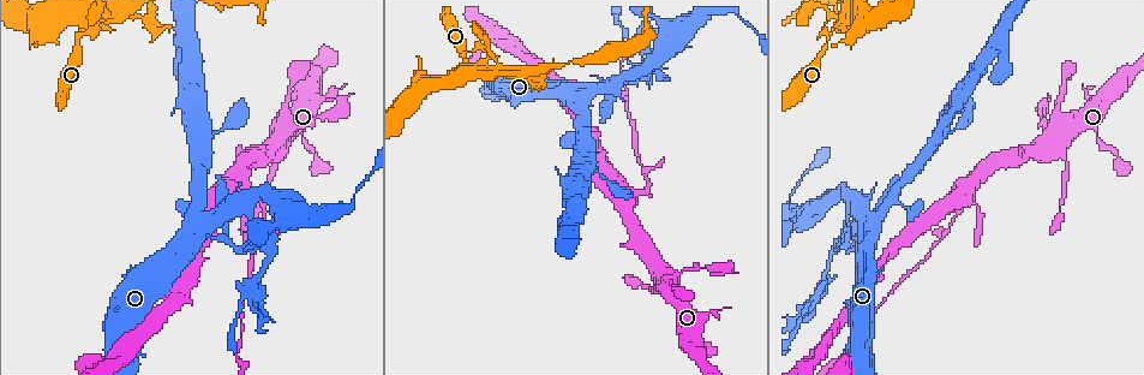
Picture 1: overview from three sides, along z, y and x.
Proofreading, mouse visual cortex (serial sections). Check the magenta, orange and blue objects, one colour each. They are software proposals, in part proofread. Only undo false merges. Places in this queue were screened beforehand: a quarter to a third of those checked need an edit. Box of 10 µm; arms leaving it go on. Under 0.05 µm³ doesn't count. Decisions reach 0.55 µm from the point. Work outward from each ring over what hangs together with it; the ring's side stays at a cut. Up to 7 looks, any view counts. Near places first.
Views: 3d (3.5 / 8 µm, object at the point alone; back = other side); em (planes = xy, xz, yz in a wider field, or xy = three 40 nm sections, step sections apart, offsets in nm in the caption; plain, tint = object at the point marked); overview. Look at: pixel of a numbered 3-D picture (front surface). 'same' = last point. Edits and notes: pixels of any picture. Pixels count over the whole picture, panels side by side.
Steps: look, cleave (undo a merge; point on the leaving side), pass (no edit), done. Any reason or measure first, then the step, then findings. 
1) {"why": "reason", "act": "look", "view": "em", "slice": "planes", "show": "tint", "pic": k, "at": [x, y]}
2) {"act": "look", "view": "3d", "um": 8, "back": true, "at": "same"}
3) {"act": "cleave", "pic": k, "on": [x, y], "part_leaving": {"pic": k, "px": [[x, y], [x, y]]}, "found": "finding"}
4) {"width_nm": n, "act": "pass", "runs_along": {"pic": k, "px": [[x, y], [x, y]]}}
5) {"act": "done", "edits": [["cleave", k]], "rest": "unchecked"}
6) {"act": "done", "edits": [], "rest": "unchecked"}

{"why": "four or more arms meet", "act": "look", "view": "3d", "um": 3.5, "back": true, "pic": 1, "at": [674, 277]}

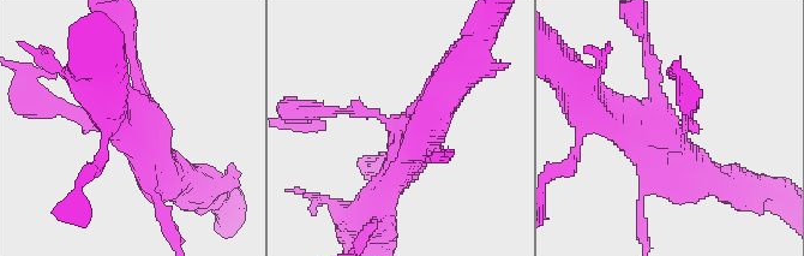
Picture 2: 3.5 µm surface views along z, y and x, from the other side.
{"act": "look", "view": "em", "slice": "xy", "step": 5, "show": "tint", "pic": 2, "at": [401, 133]}

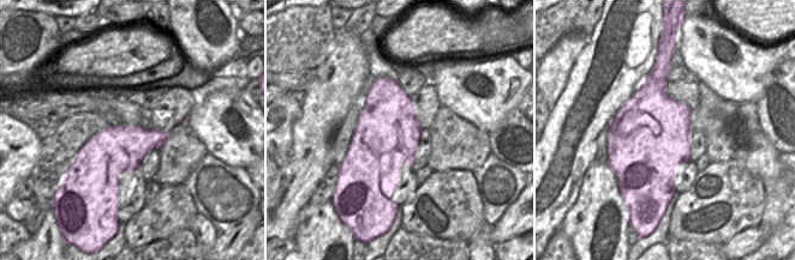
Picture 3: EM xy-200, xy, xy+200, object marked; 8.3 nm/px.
{"act": "pass", "runs_along": {"pic": 2, "px": [[377, 206], [448, 91]]}, "found": "one cell here"}

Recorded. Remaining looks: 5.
{"why": "sharp bend", "act": "look", "view": "3d", "um": 8, "pic": 1, "at": [845, 230]}

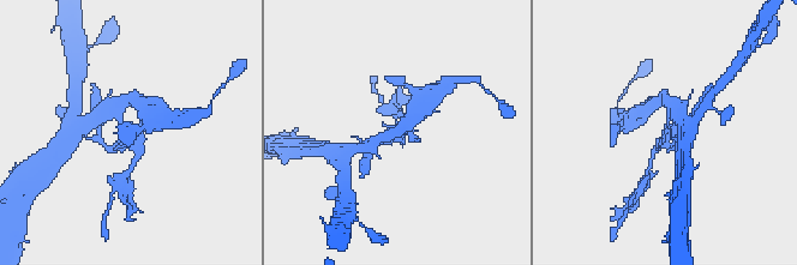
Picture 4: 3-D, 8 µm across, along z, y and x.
{"why": "zoom in", "act": "look", "view": "3d", "um": 3.5, "at": "same"}

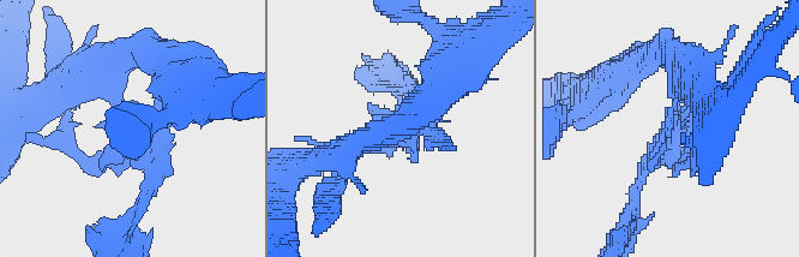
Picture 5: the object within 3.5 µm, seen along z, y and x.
{"act": "look", "view": "em", "slice": "planes", "show": "tint", "pic": 5, "at": [668, 124]}

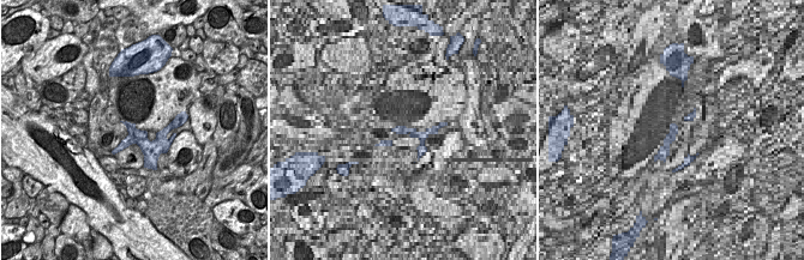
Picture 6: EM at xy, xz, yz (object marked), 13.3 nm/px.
{"act": "cleave", "pic": 5, "on": [676, 142], "part_leaving": {"pic": 5, "px": [[676, 106], [660, 161], [638, 183], [632, 202]]}, "found": "two cells meet here"}

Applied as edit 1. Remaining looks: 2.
{"why": "see it whole again", "act": "look", "view": "overview"}

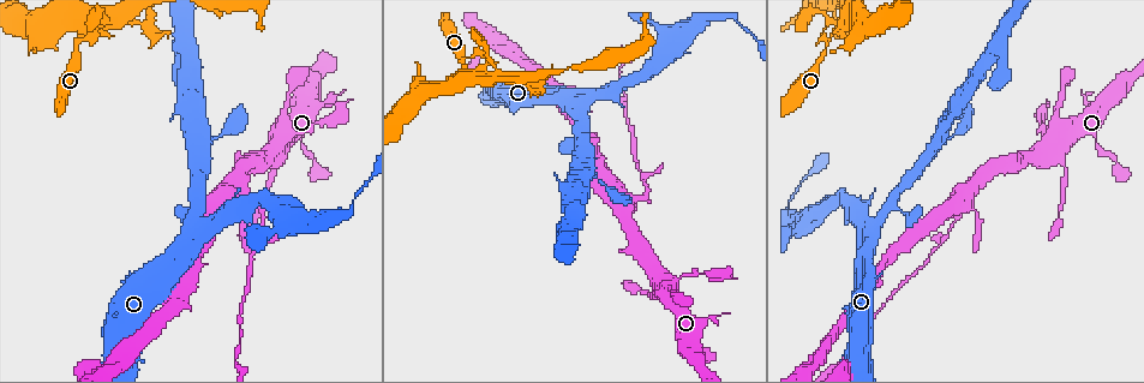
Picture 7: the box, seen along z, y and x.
{"why": "calibre changes", "act": "look", "view": "3d", "um": 3.5, "pic": 7, "at": [318, 219]}

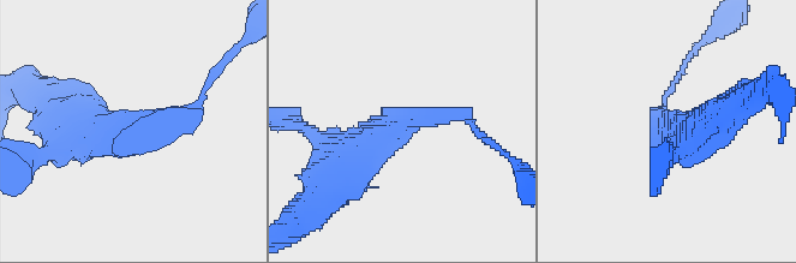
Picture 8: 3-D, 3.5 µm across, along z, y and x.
{"act": "pass", "runs_along": {"pic": 8, "px": [[339, 175], [410, 120], [468, 120]]}, "found": "all the same cell"}

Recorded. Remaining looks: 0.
{"act": "done", "edits": [["cleave", 5]], "rest": "unchecked"}

